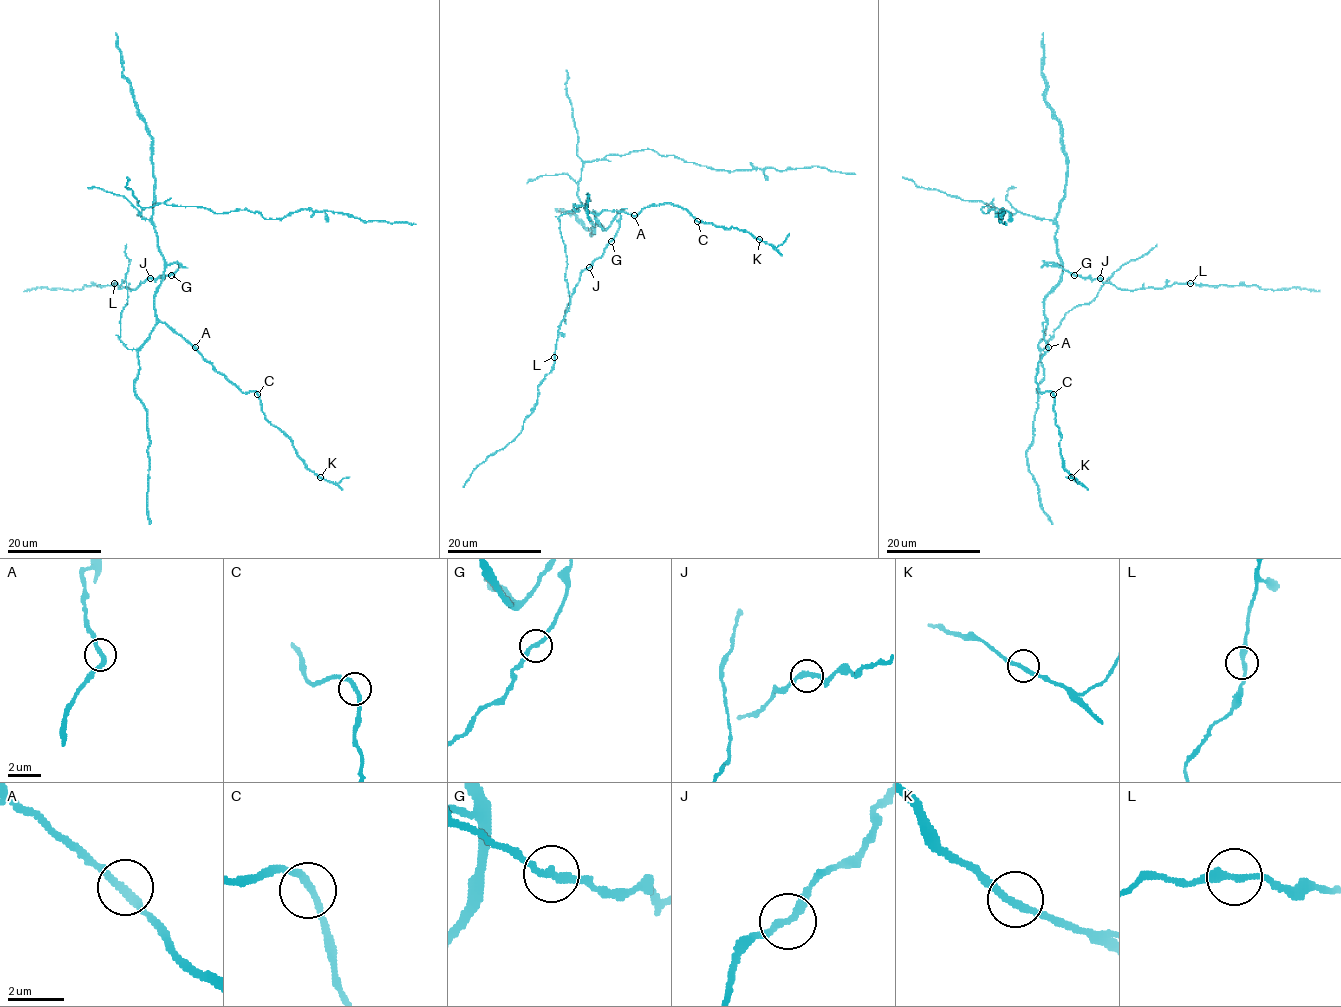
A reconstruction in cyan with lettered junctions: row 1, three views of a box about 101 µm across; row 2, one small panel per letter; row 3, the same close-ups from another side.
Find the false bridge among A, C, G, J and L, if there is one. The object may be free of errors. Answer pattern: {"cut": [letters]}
{"cut": []}

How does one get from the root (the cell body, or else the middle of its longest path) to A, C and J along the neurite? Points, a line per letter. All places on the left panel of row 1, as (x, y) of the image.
A: (157, 238), (164, 260), (164, 278), (155, 295), (155, 316), (195, 347)
C: (157, 238), (164, 260), (164, 278), (155, 295), (155, 316), (184, 337), (242, 392), (257, 394)
J: (157, 238), (163, 259), (179, 266), (172, 275), (150, 278)

